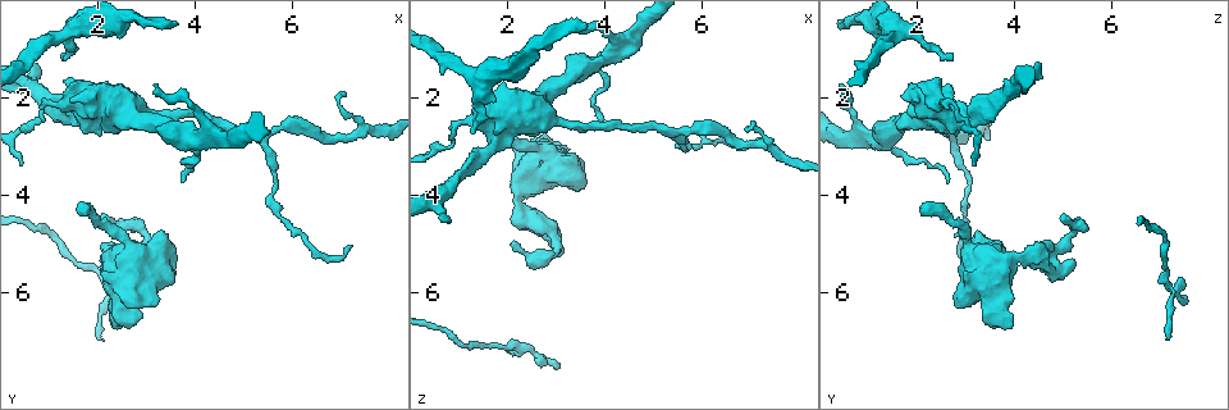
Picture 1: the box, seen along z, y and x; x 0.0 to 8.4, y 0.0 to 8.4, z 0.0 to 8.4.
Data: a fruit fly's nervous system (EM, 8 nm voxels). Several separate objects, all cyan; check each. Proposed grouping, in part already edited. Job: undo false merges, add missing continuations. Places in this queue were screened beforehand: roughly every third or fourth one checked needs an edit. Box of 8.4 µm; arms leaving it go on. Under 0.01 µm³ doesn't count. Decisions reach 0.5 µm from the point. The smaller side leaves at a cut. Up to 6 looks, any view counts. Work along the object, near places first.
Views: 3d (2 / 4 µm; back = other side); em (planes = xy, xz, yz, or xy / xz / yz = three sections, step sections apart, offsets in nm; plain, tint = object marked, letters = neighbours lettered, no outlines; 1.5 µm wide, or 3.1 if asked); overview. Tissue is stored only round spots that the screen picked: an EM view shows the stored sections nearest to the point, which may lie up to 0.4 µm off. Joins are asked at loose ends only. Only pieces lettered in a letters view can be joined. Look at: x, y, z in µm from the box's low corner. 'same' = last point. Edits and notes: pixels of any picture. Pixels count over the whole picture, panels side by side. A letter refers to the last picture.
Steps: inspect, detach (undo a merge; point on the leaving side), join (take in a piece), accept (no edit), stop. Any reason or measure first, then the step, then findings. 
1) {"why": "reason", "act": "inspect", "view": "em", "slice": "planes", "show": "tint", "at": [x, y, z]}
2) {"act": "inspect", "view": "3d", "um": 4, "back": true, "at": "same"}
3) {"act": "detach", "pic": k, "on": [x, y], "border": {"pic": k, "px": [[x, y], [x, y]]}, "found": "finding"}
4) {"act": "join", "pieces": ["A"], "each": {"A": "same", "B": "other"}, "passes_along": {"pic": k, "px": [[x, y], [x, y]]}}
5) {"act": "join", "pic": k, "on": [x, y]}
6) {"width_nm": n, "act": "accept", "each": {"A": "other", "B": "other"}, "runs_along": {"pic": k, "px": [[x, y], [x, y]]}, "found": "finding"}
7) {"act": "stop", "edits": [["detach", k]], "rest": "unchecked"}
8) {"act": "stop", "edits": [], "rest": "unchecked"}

{"why": "thin end", "act": "inspect", "view": "3d", "um": 4, "at": [3.05, 6.15, 7.55]}

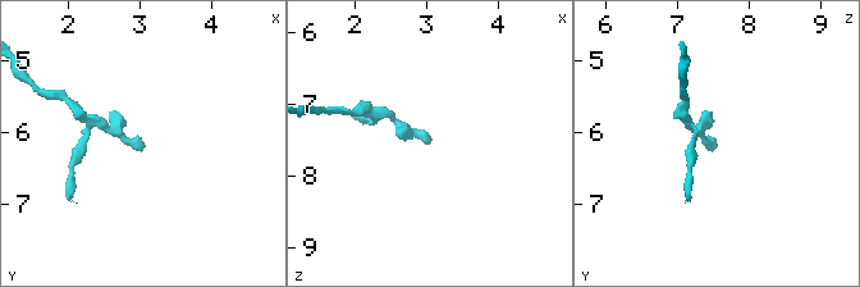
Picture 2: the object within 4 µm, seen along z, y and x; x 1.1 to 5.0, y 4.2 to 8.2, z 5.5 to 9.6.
{"why": "now the EM", "act": "inspect", "view": "em", "slice": "planes", "show": "letters", "at": [3.05, 6.20, 7.55]}

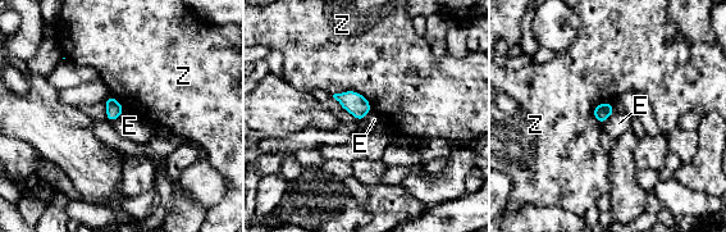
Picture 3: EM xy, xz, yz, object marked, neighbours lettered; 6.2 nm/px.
{"width_nm": 110, "act": "accept", "each": {"E": "other", "Z": "other"}, "border": {"pic": 3, "px": [[124, 107], [124, 110], [110, 123]]}, "found": "no lettered piece goes on from it"}

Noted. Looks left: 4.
{"why": "abrupt turn", "act": "inspect", "view": "em", "slice": "yz", "step": 4, "show": "letters", "at": [2.90, 4.85, 5.20]}

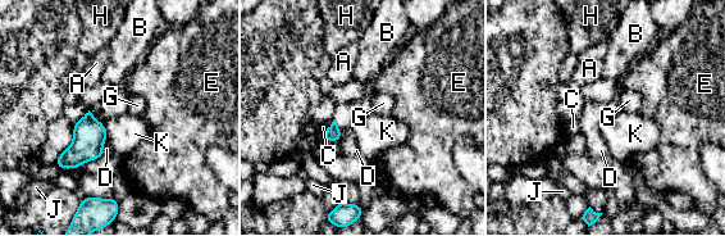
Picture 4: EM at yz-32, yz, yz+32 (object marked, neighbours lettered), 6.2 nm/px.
{"act": "accept", "each": {"A": "other", "B": "other", "C": "other", "D": "other", "E": "other", "G": "other", "H": "other", "J": "other", "K": "other"}, "border": {"pic": 4, "px": [[104, 125], [108, 140]]}, "found": "continuous, no second neuron"}

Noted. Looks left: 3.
{"why": "an open end", "act": "inspect", "view": "3d", "um": 2, "at": [3.70, 3.75, 2.65]}

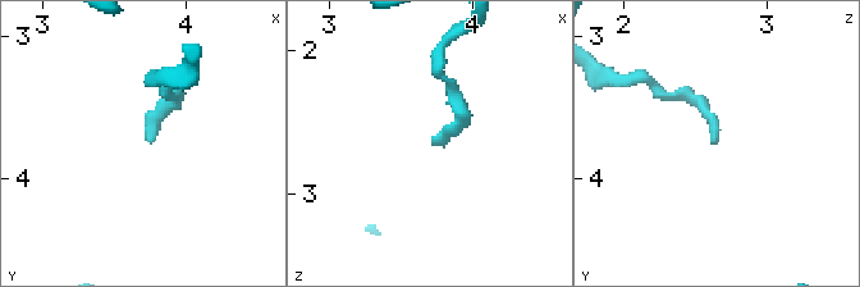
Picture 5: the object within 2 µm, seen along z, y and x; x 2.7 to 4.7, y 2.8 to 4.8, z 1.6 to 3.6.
{"act": "inspect", "view": "em", "slice": "xy", "step": 4, "show": "tint", "at": [3.76, 3.74, 2.66]}

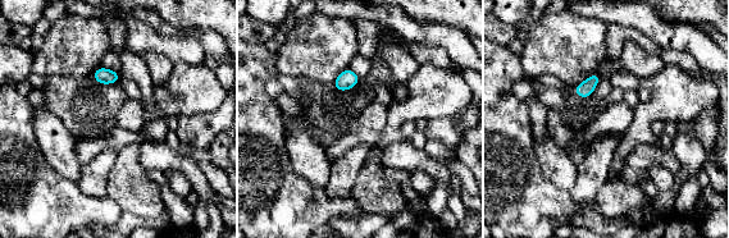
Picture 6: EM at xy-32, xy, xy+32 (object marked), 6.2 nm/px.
{"why": "see the neighbours", "act": "inspect", "view": "em", "slice": "xy", "step": 4, "show": "letters", "at": "same"}

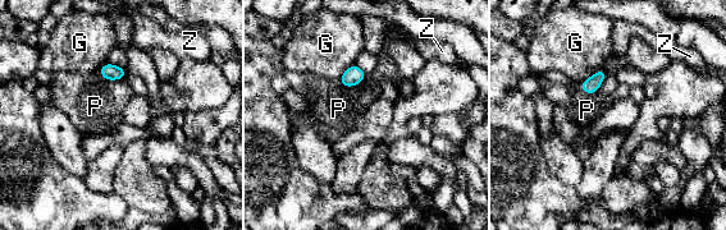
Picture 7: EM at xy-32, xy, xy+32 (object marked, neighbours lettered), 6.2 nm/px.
{"act": "accept", "each": {"G": "other", "P": "other", "Z": "other"}, "border": {"pic": 7, "px": [[603, 67], [580, 82]]}, "found": "none of them fits"}

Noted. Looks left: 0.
{"act": "stop", "edits": [], "rest": "unchecked"}

